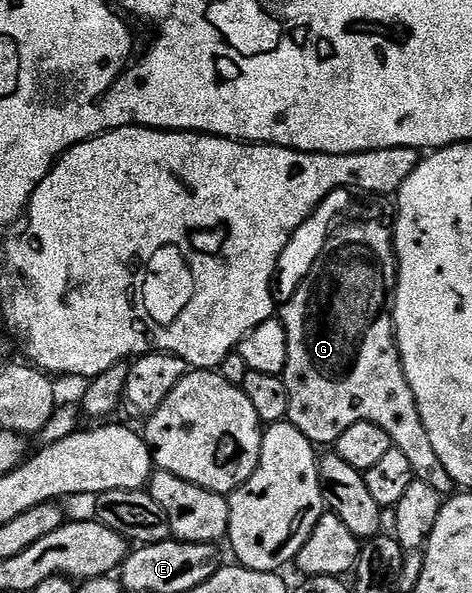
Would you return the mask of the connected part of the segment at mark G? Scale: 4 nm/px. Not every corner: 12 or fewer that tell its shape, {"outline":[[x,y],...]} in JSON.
{"outline":[[387,224],[331,234],[281,304],[288,421],[380,425],[455,490],[406,380]]}

